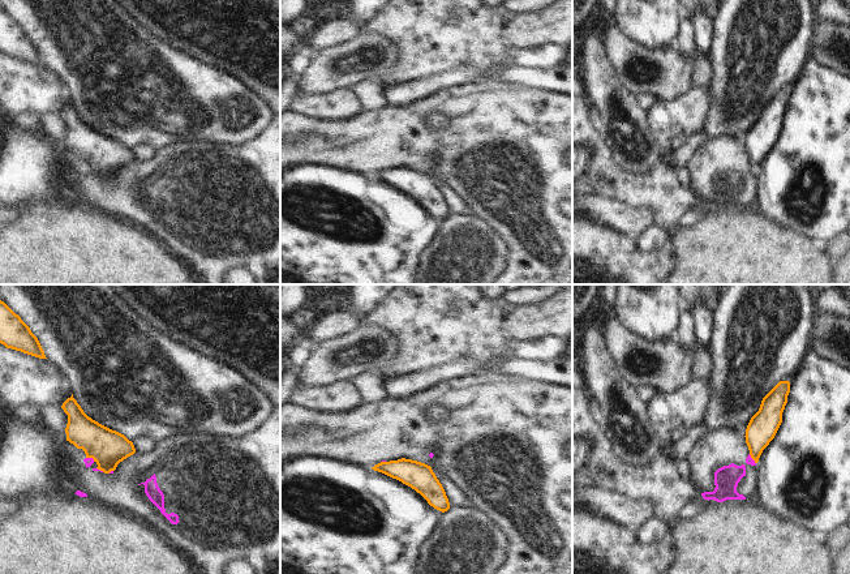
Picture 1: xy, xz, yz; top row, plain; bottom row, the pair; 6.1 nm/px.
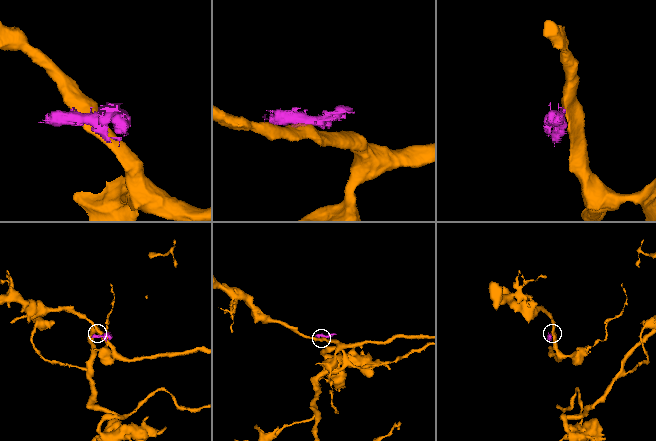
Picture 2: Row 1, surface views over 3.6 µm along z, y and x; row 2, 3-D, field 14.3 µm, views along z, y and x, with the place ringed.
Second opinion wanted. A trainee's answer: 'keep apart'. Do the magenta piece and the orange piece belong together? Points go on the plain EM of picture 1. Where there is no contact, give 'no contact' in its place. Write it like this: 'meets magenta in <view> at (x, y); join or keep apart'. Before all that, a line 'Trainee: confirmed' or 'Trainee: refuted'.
Trainee: confirmed
meets magenta in xy at (90, 166); keep apart

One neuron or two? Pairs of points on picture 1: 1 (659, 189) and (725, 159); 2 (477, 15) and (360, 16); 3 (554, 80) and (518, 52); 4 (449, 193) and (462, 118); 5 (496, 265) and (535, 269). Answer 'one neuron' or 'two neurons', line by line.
1: two neurons
2: two neurons
3: two neurons
4: two neurons
5: two neurons

